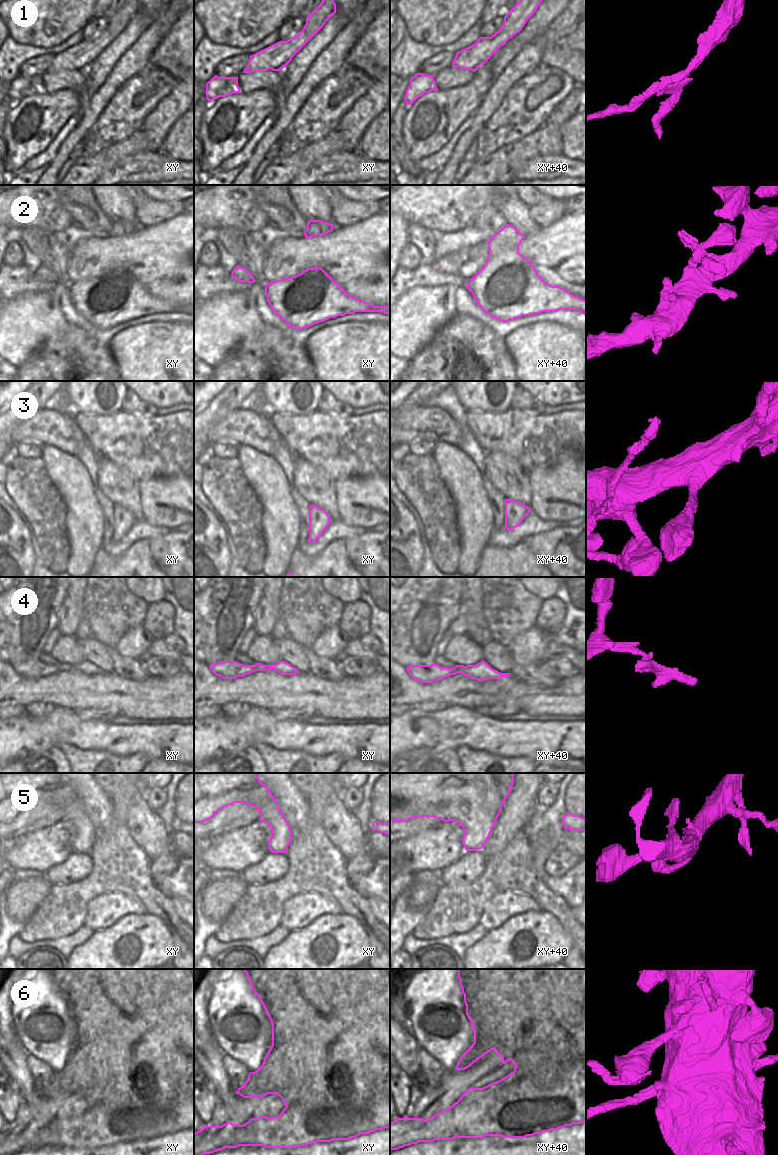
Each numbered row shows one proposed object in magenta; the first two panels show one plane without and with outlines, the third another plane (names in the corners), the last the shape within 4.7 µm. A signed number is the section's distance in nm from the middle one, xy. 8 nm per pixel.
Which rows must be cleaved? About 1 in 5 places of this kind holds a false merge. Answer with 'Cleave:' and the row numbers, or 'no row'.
Cleave: 1, 6

